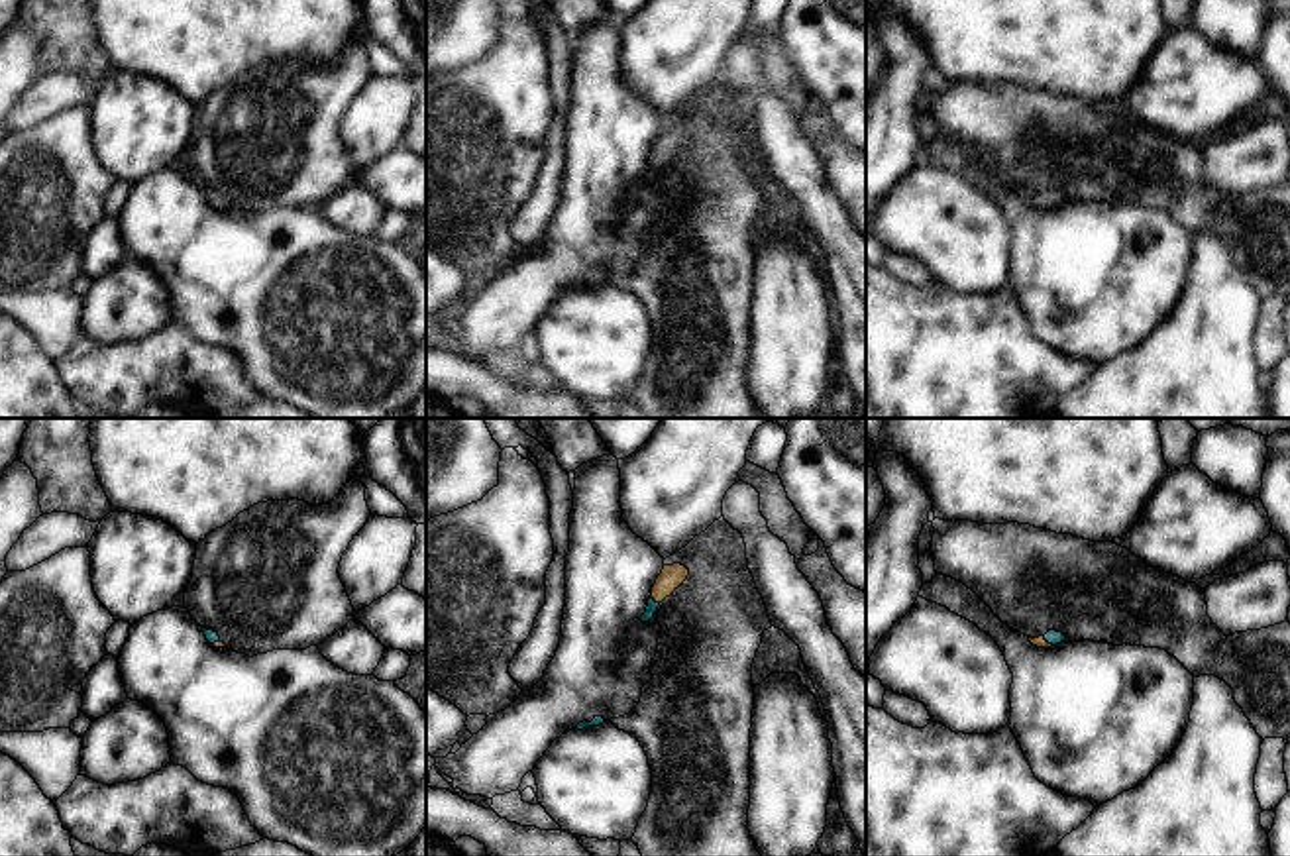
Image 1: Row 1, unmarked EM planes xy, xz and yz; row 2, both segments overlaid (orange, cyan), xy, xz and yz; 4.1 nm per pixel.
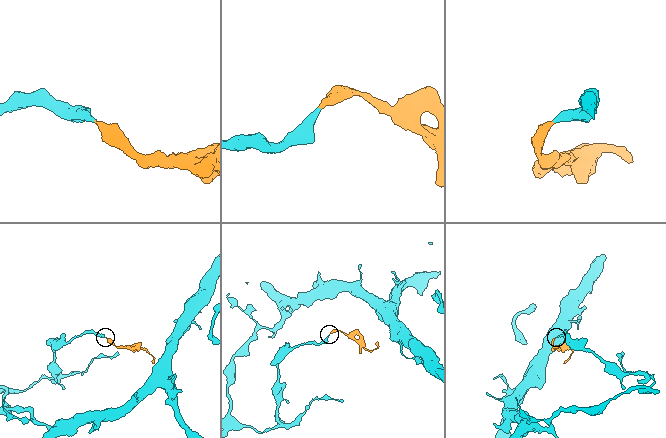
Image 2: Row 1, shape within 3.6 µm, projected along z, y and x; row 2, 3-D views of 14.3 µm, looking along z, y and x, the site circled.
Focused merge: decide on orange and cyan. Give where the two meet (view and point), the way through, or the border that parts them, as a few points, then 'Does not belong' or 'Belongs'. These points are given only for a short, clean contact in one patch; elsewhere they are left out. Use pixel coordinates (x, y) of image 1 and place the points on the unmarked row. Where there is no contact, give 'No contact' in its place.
Touches orange at xz (654, 160). Path across: xz (672, 136), (654, 160), (652, 165). Belongs.

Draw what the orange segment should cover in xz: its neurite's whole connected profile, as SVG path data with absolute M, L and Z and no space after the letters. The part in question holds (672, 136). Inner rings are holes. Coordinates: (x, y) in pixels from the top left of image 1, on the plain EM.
M681 124L664 126L662 134L658 135L652 157L648 159L646 173L640 177L642 183L648 183L654 179L654 173L658 171L660 163L673 155L673 151L687 139L689 130Z

